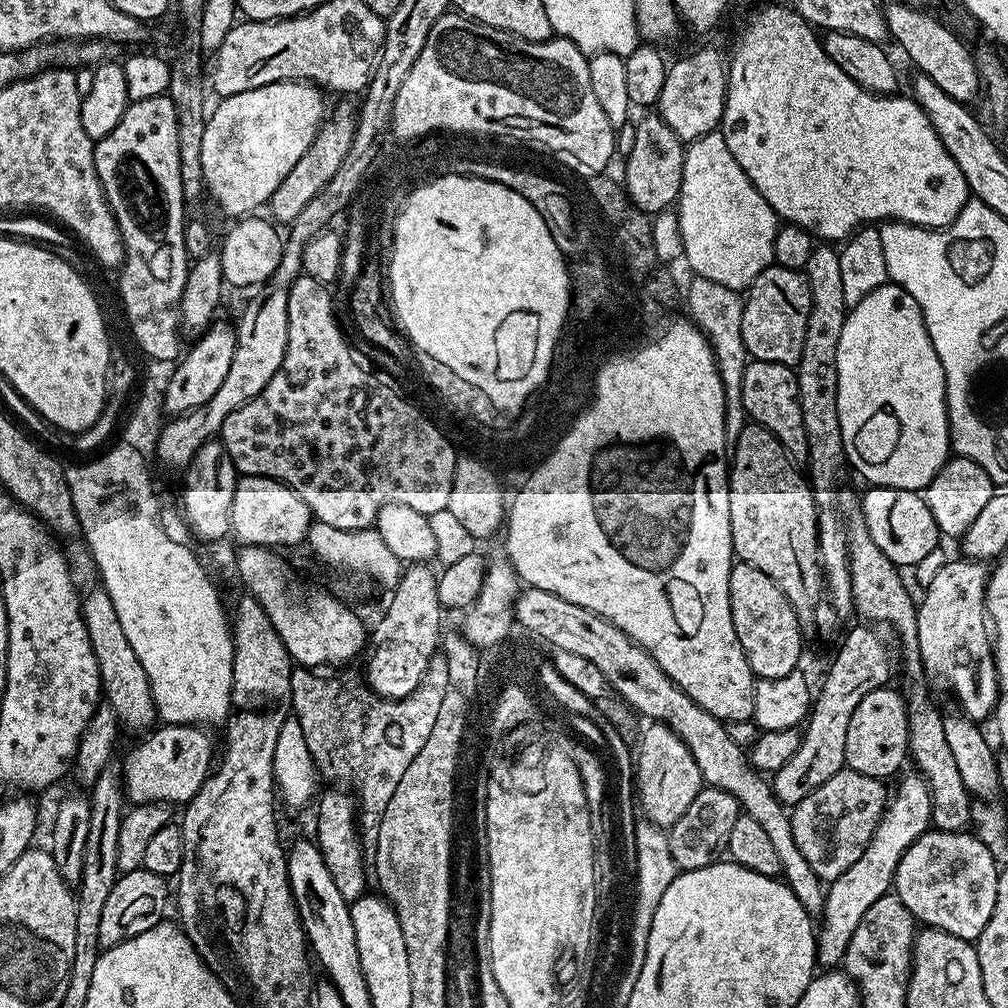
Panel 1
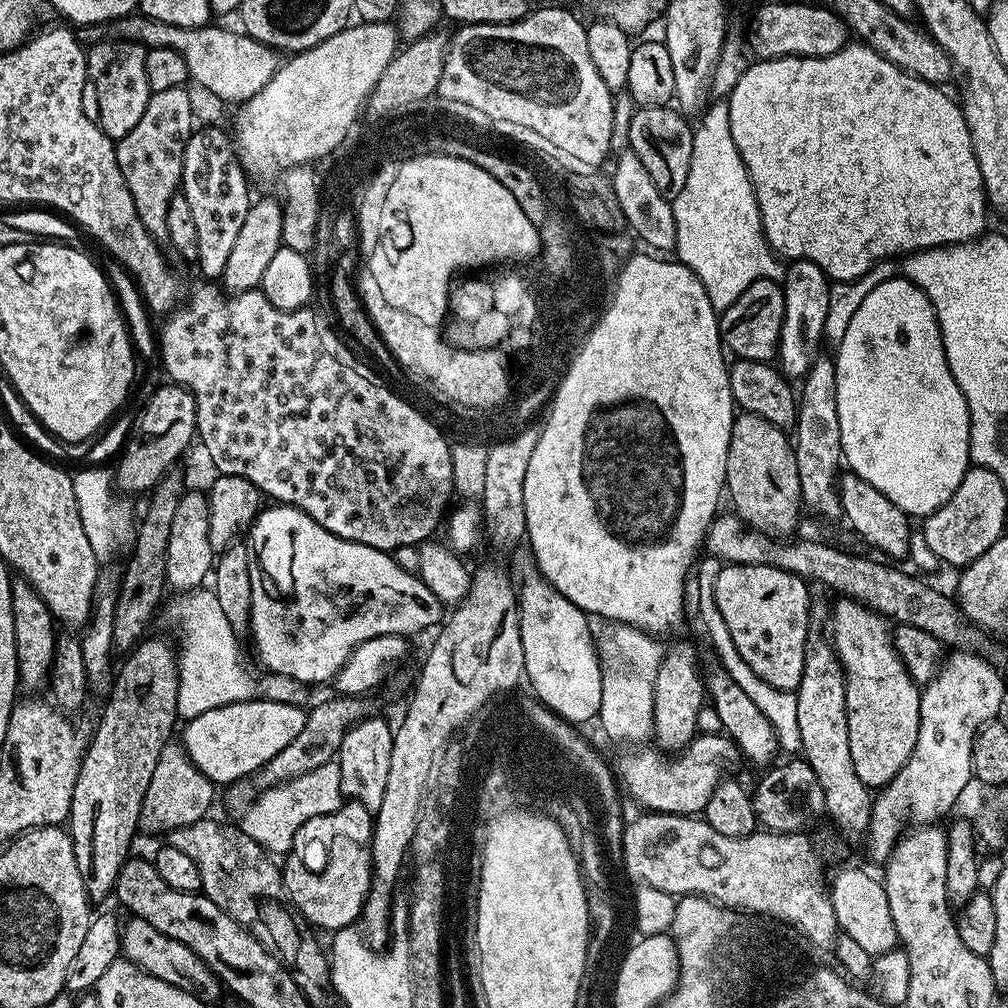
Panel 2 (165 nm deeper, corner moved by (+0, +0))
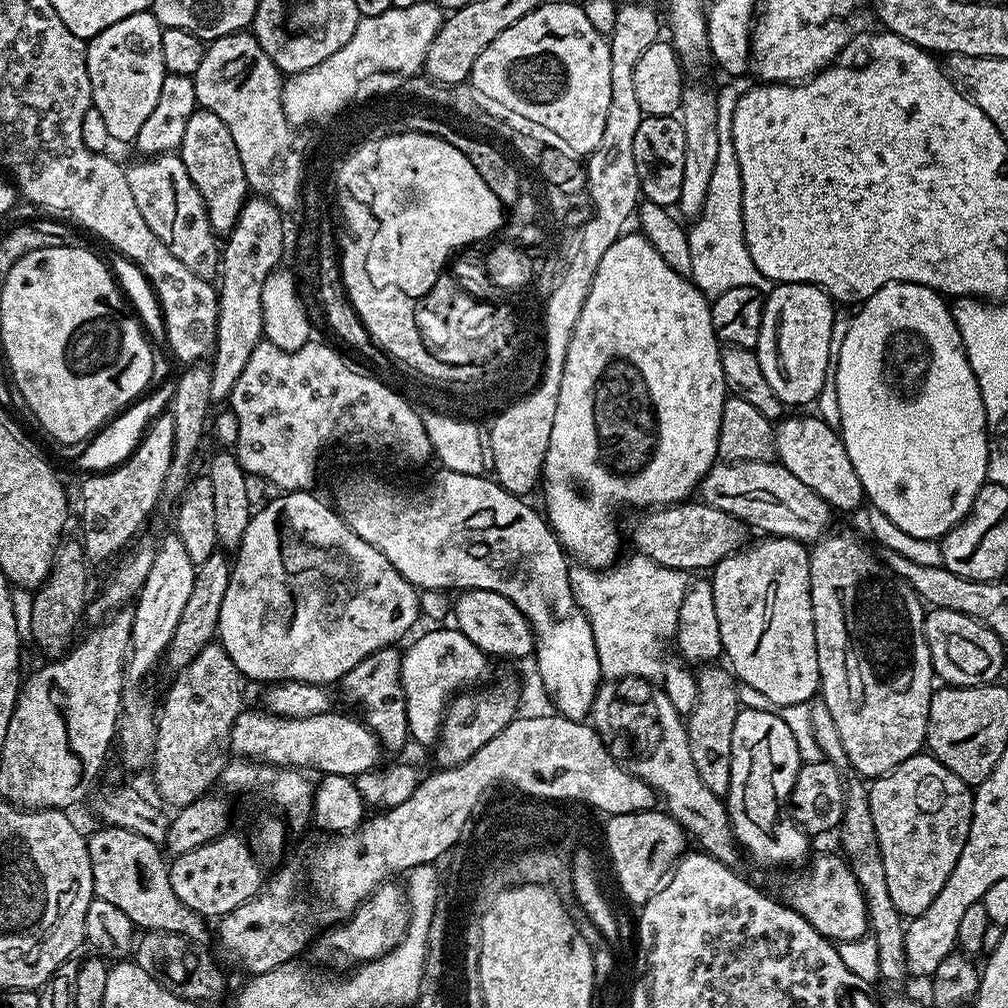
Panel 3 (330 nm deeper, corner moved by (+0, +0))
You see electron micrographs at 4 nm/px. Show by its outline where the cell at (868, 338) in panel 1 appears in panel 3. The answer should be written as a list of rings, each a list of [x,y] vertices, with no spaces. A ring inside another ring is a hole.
[[[887,284],[882,286],[882,290],[875,292],[869,300],[863,301],[858,311],[860,313],[856,317],[851,317],[849,333],[842,342],[840,356],[834,360],[838,408],[841,410],[838,429],[840,438],[844,441],[846,454],[862,482],[865,497],[870,504],[872,500],[872,508],[914,538],[939,541],[967,516],[978,490],[988,480],[988,423],[976,375],[968,361],[949,301],[934,289],[921,284]]]

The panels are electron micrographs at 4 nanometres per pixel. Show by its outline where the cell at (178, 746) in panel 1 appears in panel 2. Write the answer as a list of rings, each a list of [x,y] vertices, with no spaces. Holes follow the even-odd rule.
[[[244,700],[241,704],[218,706],[198,714],[183,725],[182,743],[188,757],[217,786],[235,784],[238,780],[251,777],[260,771],[278,750],[290,746],[298,734],[306,715],[305,709],[296,704],[287,704],[284,700]]]

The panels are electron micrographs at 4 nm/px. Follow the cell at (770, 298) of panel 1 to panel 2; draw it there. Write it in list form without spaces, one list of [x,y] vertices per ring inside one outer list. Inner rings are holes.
[[[759,280],[746,290],[719,317],[720,339],[733,357],[742,360],[772,362],[777,359],[780,347],[780,331],[784,321],[784,289],[777,281]]]

